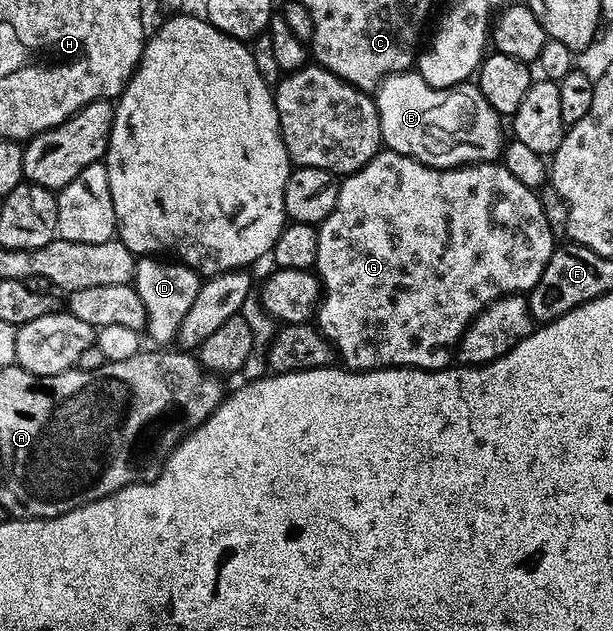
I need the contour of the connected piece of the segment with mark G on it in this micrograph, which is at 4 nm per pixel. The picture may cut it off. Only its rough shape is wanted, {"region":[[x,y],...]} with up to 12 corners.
{"region":[[383,149],[318,227],[351,371],[441,371],[555,248],[501,162]]}

